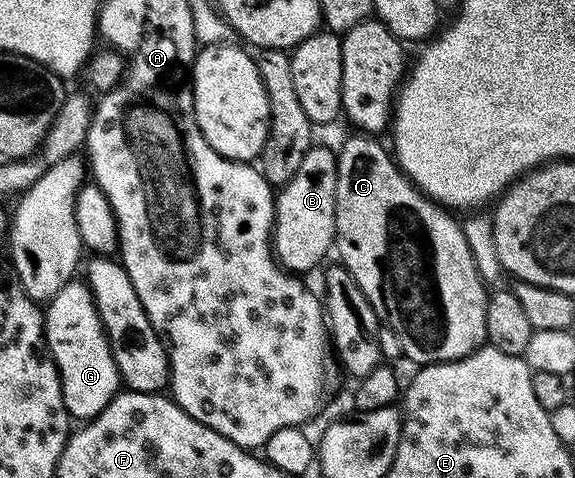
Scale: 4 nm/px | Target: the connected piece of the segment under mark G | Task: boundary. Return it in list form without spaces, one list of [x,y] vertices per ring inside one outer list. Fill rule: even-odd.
[[[80,279],[65,283],[47,302],[43,319],[43,339],[61,375],[61,392],[64,393],[65,407],[73,420],[94,419],[118,394],[122,382],[102,319],[98,315],[87,284]]]

